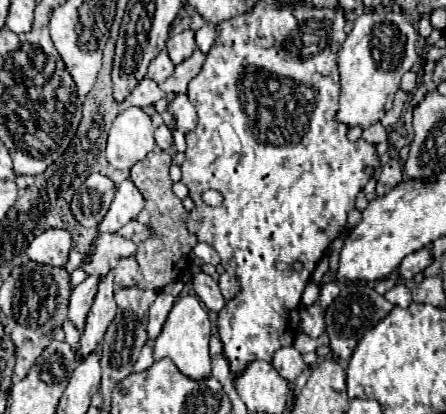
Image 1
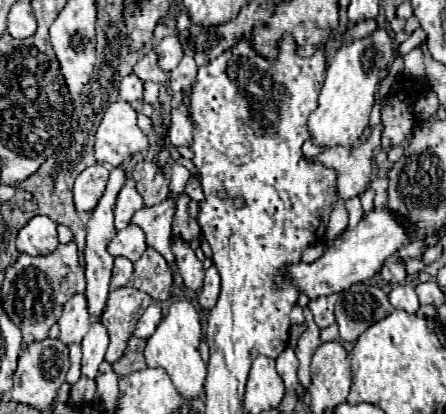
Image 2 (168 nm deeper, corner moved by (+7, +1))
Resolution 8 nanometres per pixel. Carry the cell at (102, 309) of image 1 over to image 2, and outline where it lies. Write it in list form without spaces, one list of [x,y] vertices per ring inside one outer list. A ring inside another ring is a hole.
[[[121,166],[113,168],[107,180],[107,188],[103,192],[103,196],[99,198],[97,206],[91,212],[91,218],[87,222],[87,246],[85,246],[85,276],[87,276],[87,302],[89,302],[89,312],[91,316],[99,316],[105,308],[107,302],[107,294],[109,294],[109,280],[111,280],[111,270],[113,270],[113,256],[107,252],[107,244],[113,240],[115,236],[115,226],[113,226],[113,208],[115,208],[115,200],[119,190],[125,184],[125,170]]]

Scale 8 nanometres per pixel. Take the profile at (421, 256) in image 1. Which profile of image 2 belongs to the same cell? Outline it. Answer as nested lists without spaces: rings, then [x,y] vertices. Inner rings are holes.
[[[391,256],[385,264],[383,264],[383,268],[381,268],[381,278],[385,280],[385,282],[389,282],[389,284],[401,284],[401,282],[405,282],[405,278],[407,278],[407,274],[405,274],[405,264],[403,262],[397,262],[397,256]]]

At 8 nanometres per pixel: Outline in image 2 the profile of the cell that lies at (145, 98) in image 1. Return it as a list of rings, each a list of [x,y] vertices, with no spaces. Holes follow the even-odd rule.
[[[129,74],[121,80],[121,86],[119,86],[119,96],[121,100],[125,102],[135,102],[135,100],[141,100],[143,98],[143,82],[135,76],[135,74]]]

